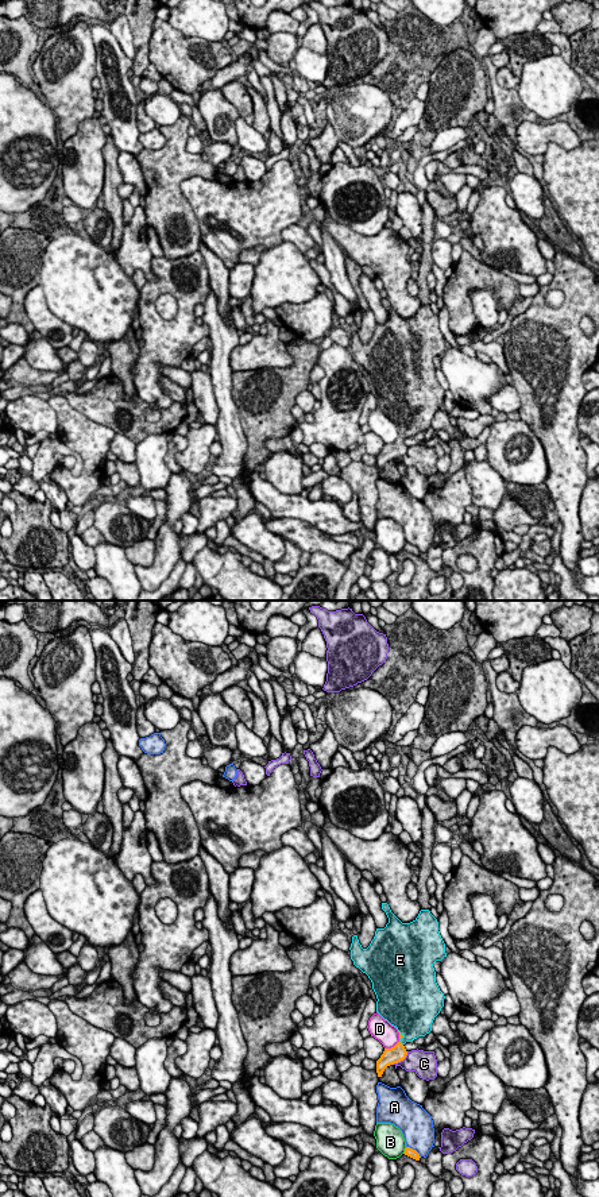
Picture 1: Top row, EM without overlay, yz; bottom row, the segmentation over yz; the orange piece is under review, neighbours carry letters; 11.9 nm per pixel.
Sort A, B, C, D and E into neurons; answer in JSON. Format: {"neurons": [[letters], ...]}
{"neurons": [["A"], ["B"], ["C"], ["D"], ["E"]]}

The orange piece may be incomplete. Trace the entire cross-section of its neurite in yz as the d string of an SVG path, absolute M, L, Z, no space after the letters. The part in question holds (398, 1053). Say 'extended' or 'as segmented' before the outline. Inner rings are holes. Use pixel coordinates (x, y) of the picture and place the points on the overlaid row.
extended; M382 903L389 918L384 928L376 928L367 949L352 937L351 959L368 976L376 995L376 1012L399 1032L399 1042L384 1049L376 1061L378 1077L390 1065L407 1055L406 1042L425 1036L444 1007L444 993L436 982L433 964L447 957L438 922L429 910L421 910L410 923L402 923Z

